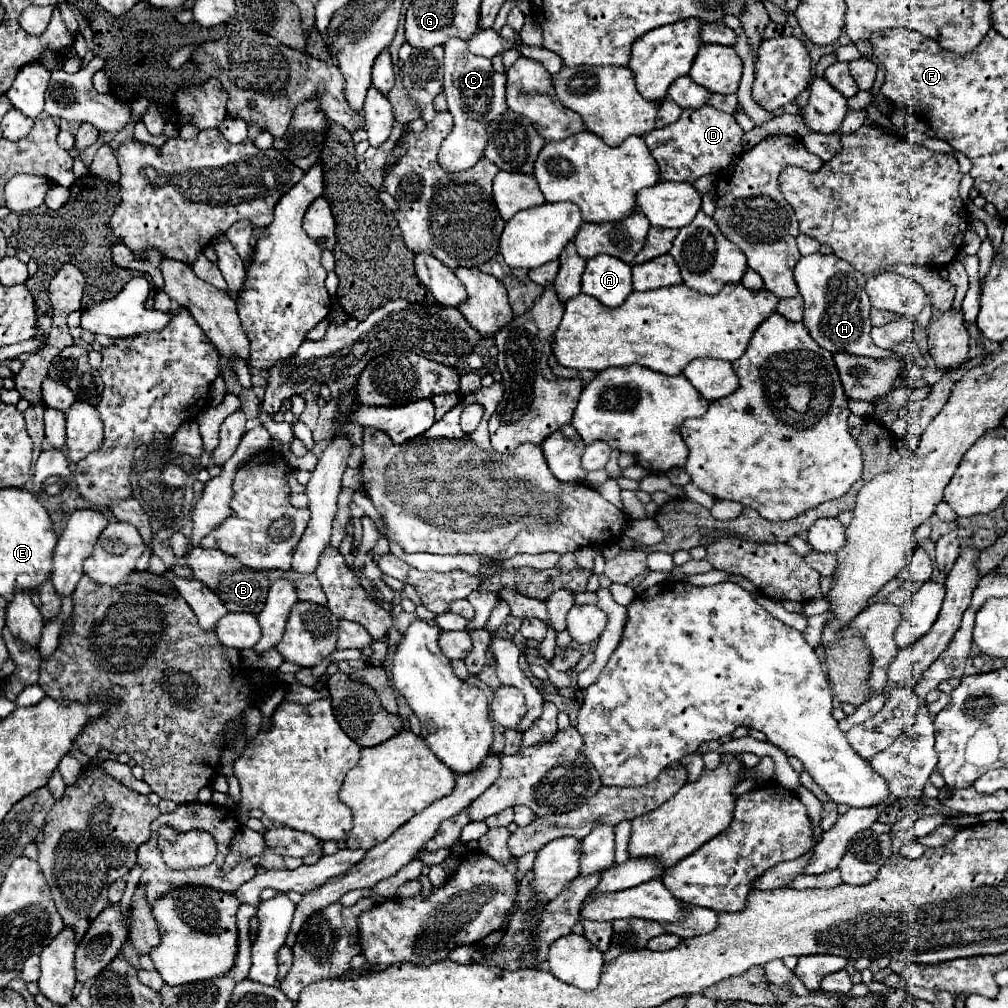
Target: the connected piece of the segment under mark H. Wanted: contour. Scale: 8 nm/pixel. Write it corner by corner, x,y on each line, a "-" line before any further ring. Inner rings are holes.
809,254
801,256
795,266
795,282
805,302
803,324
811,338
829,352
845,352
869,358
895,356
893,350
881,350
873,344
871,332
871,302
865,292
865,276
857,272
849,262
835,254

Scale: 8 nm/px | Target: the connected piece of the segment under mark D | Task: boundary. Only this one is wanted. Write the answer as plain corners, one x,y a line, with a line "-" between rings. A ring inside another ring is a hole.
703,106
699,110
683,110
677,122
661,130
651,130
645,136
645,142
659,164
663,180
695,182
701,176
727,168
731,160
743,152
743,130
731,114
713,106

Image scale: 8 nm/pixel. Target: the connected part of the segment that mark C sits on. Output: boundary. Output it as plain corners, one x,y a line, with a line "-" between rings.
461,38
449,40
445,46
445,96
449,112
453,116
453,130
443,140
439,150
439,166
447,172
461,172
475,166
483,158
483,148
487,144
487,124
507,110
505,102
505,72
495,72
491,60
473,56

